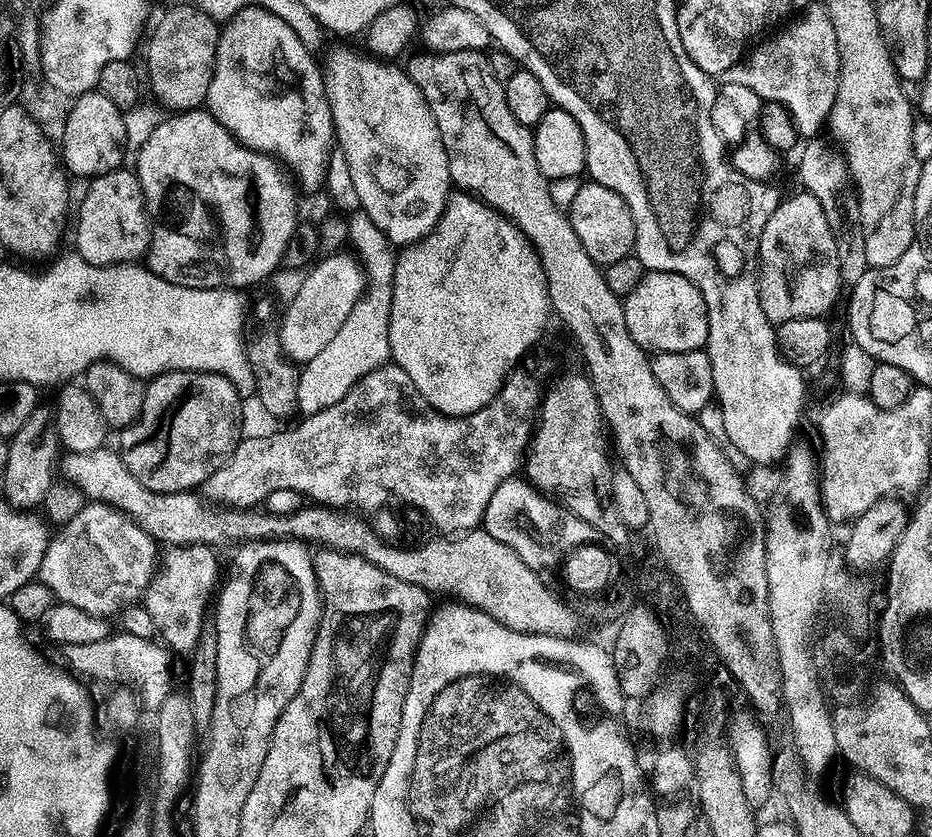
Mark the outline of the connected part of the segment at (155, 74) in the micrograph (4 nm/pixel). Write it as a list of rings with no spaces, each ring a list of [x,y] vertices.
[[[180,2],[177,8],[172,8],[160,21],[156,24],[156,29],[152,32],[152,37],[148,40],[148,76],[146,72],[146,80],[152,83],[152,92],[165,104],[166,107],[172,108],[173,113],[177,112],[191,112],[193,108],[201,107],[207,101],[208,91],[210,90],[210,82],[214,78],[214,66],[216,65],[216,47],[218,46],[218,38],[220,37],[221,25],[213,18],[208,16],[200,8],[190,6],[187,2]]]

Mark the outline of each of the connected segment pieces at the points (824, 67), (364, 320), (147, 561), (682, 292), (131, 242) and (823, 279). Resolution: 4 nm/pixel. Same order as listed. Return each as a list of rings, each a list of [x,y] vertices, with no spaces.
[[[822,2],[809,3],[803,12],[784,27],[765,44],[757,43],[757,48],[753,47],[740,63],[730,66],[722,80],[726,84],[750,86],[750,90],[754,90],[761,101],[780,103],[792,117],[797,133],[801,137],[812,138],[820,127],[823,129],[827,125],[834,98],[838,94],[838,34],[834,34],[834,22],[830,22],[830,14]]]
[[[356,210],[347,217],[348,222],[348,244],[360,267],[364,269],[366,287],[363,296],[350,310],[350,318],[342,322],[338,334],[331,339],[330,344],[324,350],[320,350],[314,358],[299,369],[300,381],[298,382],[298,409],[304,416],[313,416],[338,402],[350,391],[366,374],[370,374],[375,368],[380,368],[390,360],[390,342],[388,331],[390,330],[390,310],[392,309],[392,283],[394,282],[394,266],[398,255],[397,249],[388,241],[386,234],[370,222],[366,213]]]
[[[91,501],[57,532],[43,555],[38,579],[59,603],[76,606],[92,617],[110,618],[126,602],[137,603],[143,597],[156,570],[158,544],[123,512]]]
[[[645,271],[632,293],[623,297],[626,330],[649,354],[703,349],[708,343],[708,316],[702,294],[682,274]]]
[[[121,166],[112,172],[107,172],[95,177],[88,188],[88,193],[84,196],[84,201],[80,204],[80,217],[76,220],[76,248],[75,251],[86,262],[97,264],[107,268],[109,264],[127,264],[136,262],[147,253],[148,243],[152,240],[150,231],[150,221],[148,213],[144,207],[144,195],[140,179],[135,171]]]
[[[796,190],[793,196],[785,195],[781,199],[780,204],[774,210],[769,220],[766,222],[765,228],[760,236],[760,254],[758,257],[758,298],[761,300],[762,312],[766,314],[766,318],[773,325],[782,322],[790,322],[794,318],[824,318],[829,314],[828,311],[836,304],[836,299],[840,296],[840,288],[842,289],[842,281],[840,278],[840,263],[838,262],[838,246],[836,245],[836,236],[832,233],[830,222],[826,222],[826,214],[822,214],[822,206],[818,202],[818,198],[814,198],[810,193],[803,190]]]

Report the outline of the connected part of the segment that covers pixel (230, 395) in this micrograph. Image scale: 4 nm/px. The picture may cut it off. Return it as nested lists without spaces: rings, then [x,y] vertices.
[[[163,372],[161,376],[151,377],[150,384],[151,387],[153,384],[156,388],[188,388],[188,393],[181,400],[171,400],[164,392],[145,391],[139,420],[128,425],[119,433],[120,445],[118,445],[118,451],[122,462],[126,466],[126,470],[130,470],[130,474],[134,474],[134,478],[138,478],[138,482],[142,482],[142,486],[146,486],[155,492],[190,492],[199,489],[219,468],[228,463],[228,459],[232,457],[237,444],[242,439],[242,433],[240,433],[240,403],[242,403],[242,397],[236,391],[236,387],[226,377],[218,375],[217,372]]]

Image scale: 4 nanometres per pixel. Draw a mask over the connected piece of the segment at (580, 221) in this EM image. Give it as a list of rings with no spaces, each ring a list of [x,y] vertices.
[[[595,182],[581,183],[578,194],[574,194],[574,202],[566,211],[568,220],[574,226],[574,234],[578,234],[578,242],[582,242],[586,254],[590,254],[595,264],[607,266],[633,255],[636,246],[634,218],[626,202],[614,194],[614,190]]]

